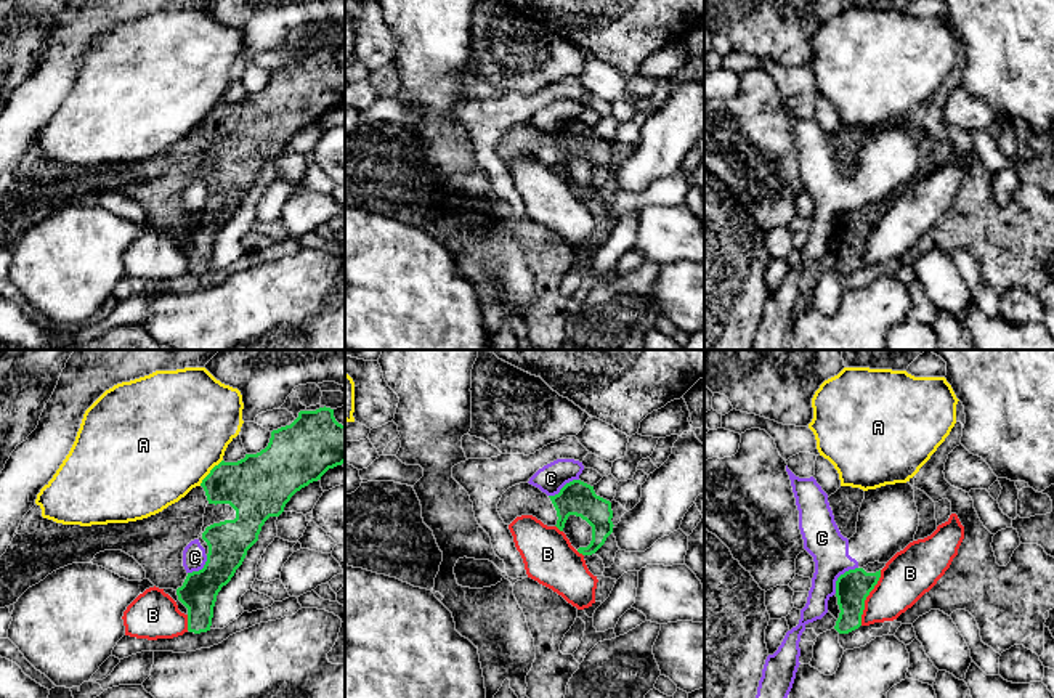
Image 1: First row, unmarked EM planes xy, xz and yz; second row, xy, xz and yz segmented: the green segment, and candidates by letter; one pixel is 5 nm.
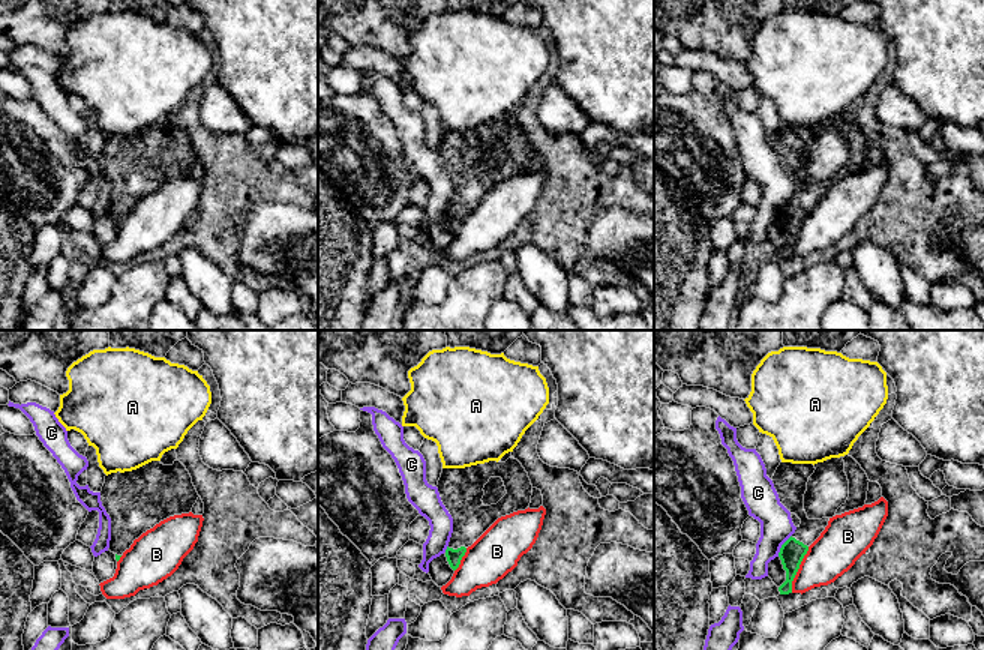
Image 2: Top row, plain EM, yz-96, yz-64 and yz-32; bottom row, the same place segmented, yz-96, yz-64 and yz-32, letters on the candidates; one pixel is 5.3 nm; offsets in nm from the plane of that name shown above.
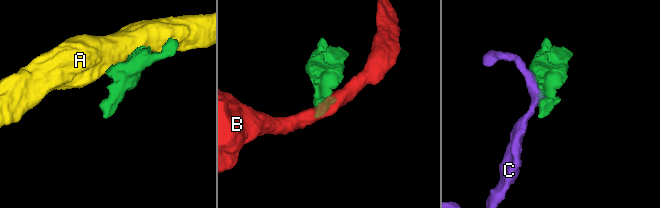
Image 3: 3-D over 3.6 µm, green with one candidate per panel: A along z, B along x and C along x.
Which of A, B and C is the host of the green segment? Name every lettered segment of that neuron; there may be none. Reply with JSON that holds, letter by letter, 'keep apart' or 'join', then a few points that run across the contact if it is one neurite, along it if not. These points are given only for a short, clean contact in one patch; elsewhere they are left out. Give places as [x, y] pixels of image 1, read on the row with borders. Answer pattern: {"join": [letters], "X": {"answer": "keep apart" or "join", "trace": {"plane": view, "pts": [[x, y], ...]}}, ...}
{"join": [], "A": {"answer": "keep apart"}, "B": {"answer": "keep apart"}, "C": {"answer": "keep apart"}}

